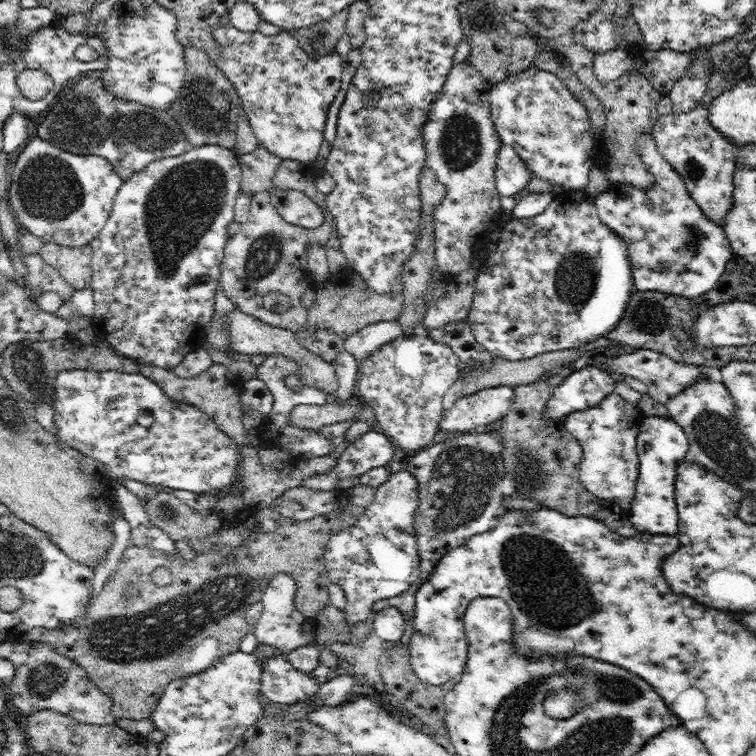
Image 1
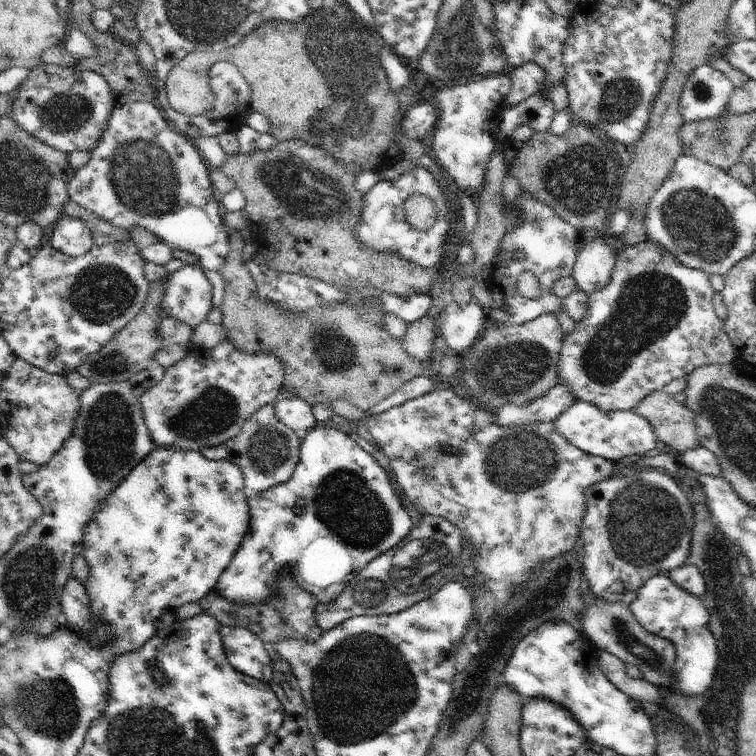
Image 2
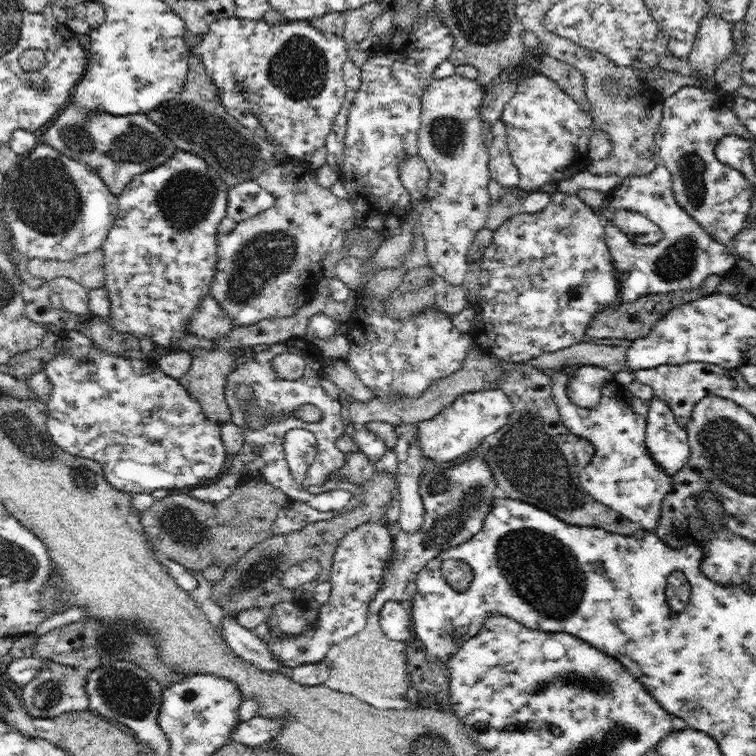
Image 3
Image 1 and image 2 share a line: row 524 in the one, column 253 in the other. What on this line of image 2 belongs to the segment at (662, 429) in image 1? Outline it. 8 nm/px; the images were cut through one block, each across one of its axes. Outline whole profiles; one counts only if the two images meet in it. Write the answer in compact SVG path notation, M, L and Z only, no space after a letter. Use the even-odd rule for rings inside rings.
M220 625L219 633L230 664L238 672L268 683L274 655L264 641L246 628Z

